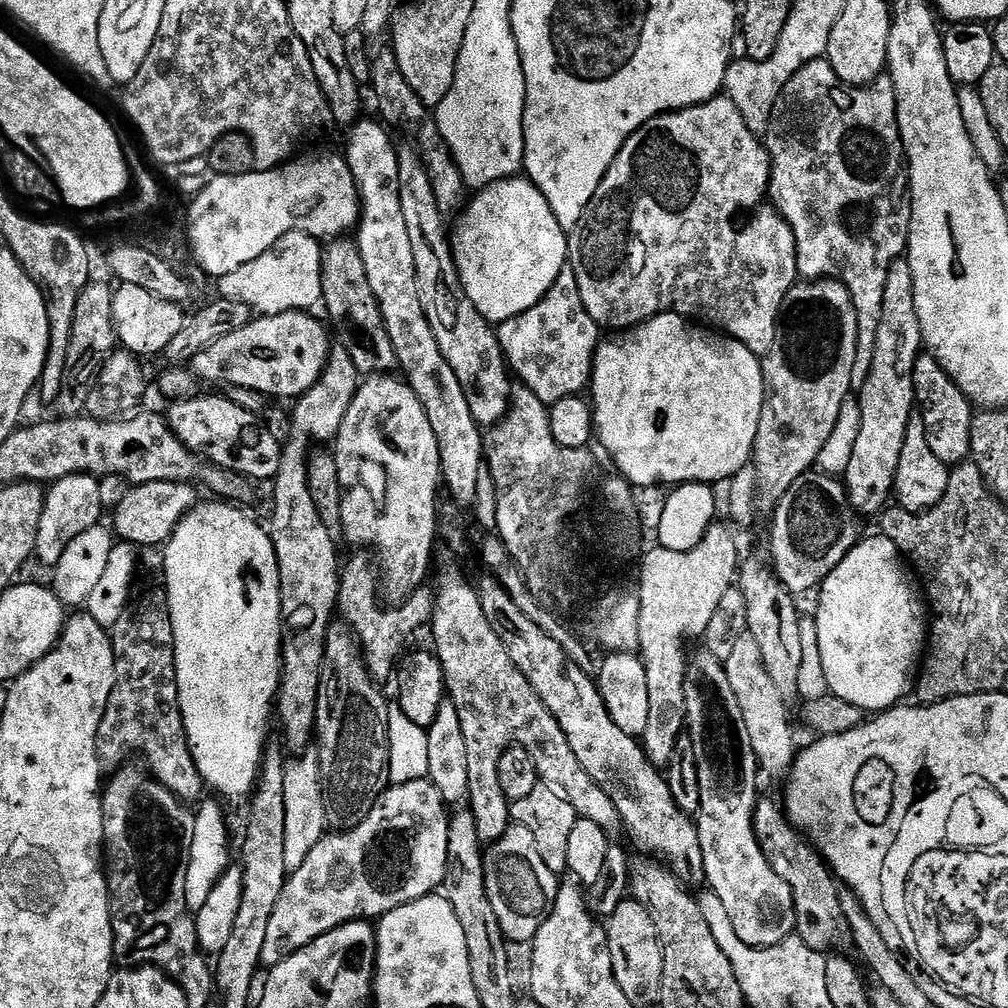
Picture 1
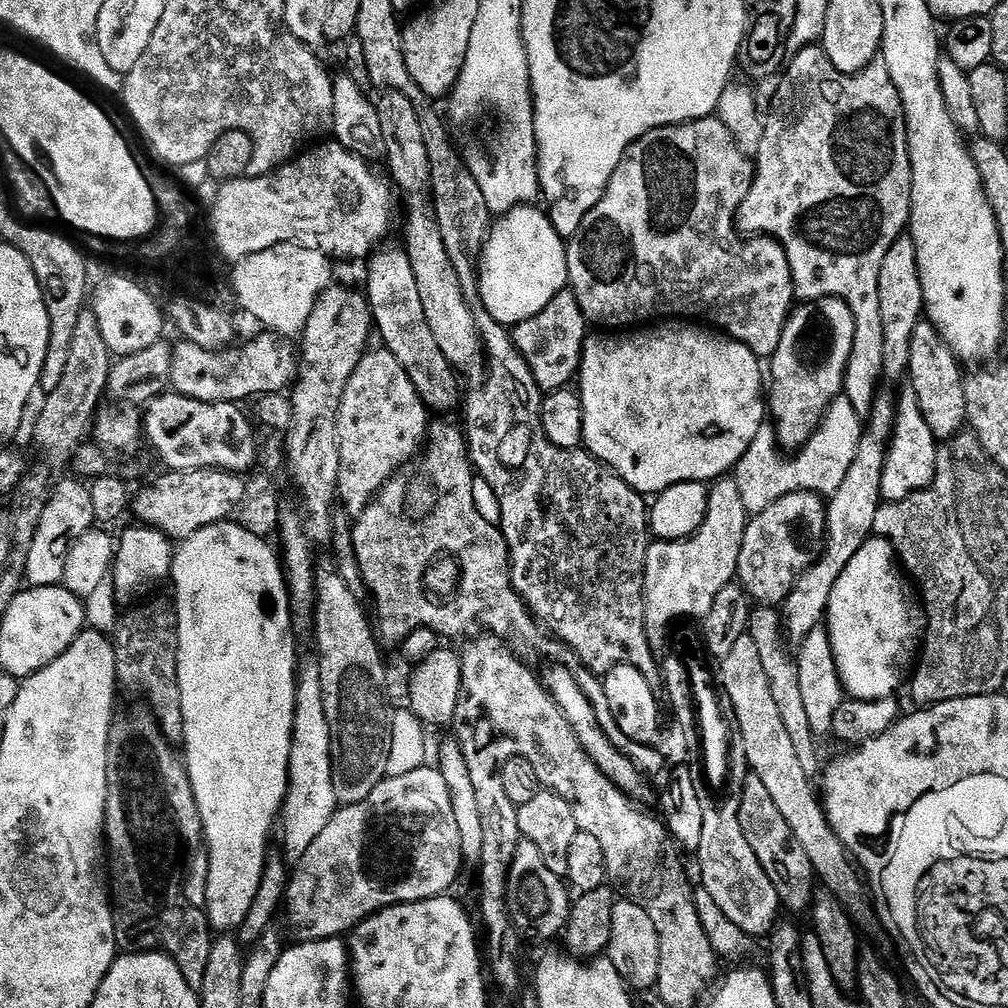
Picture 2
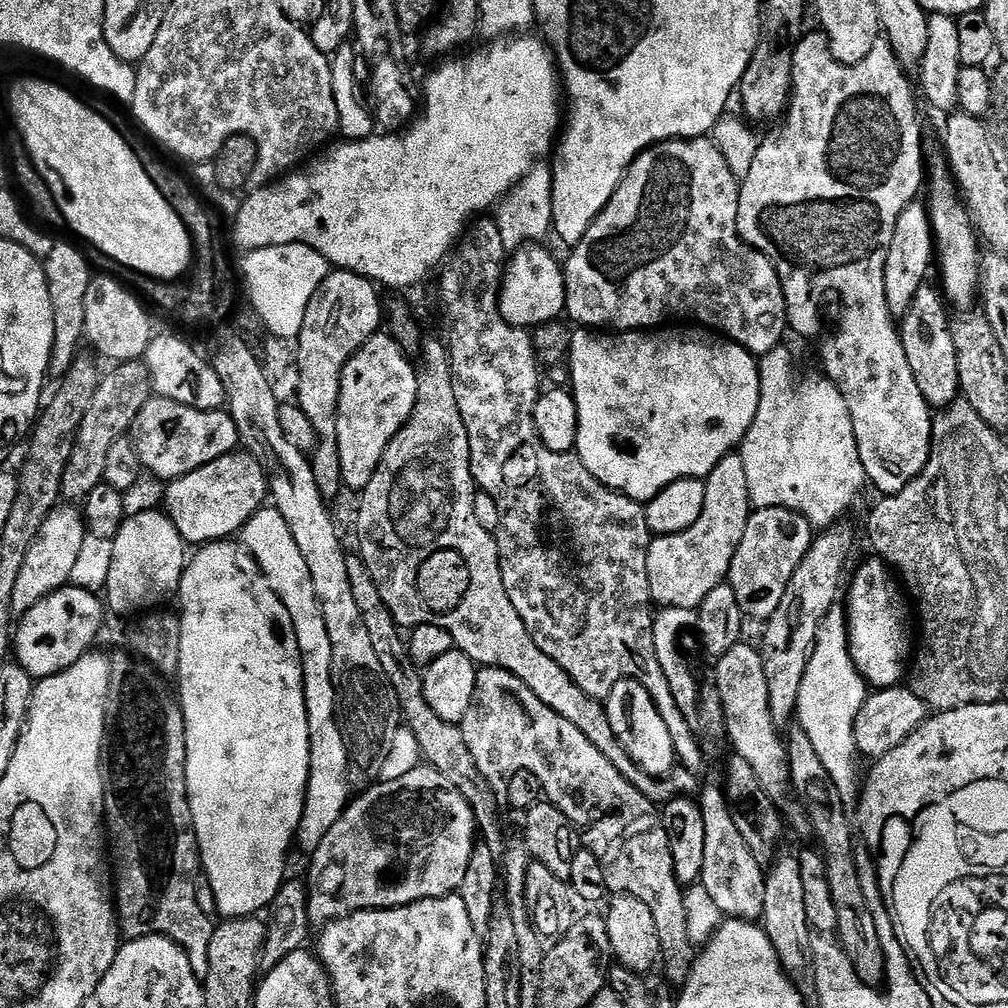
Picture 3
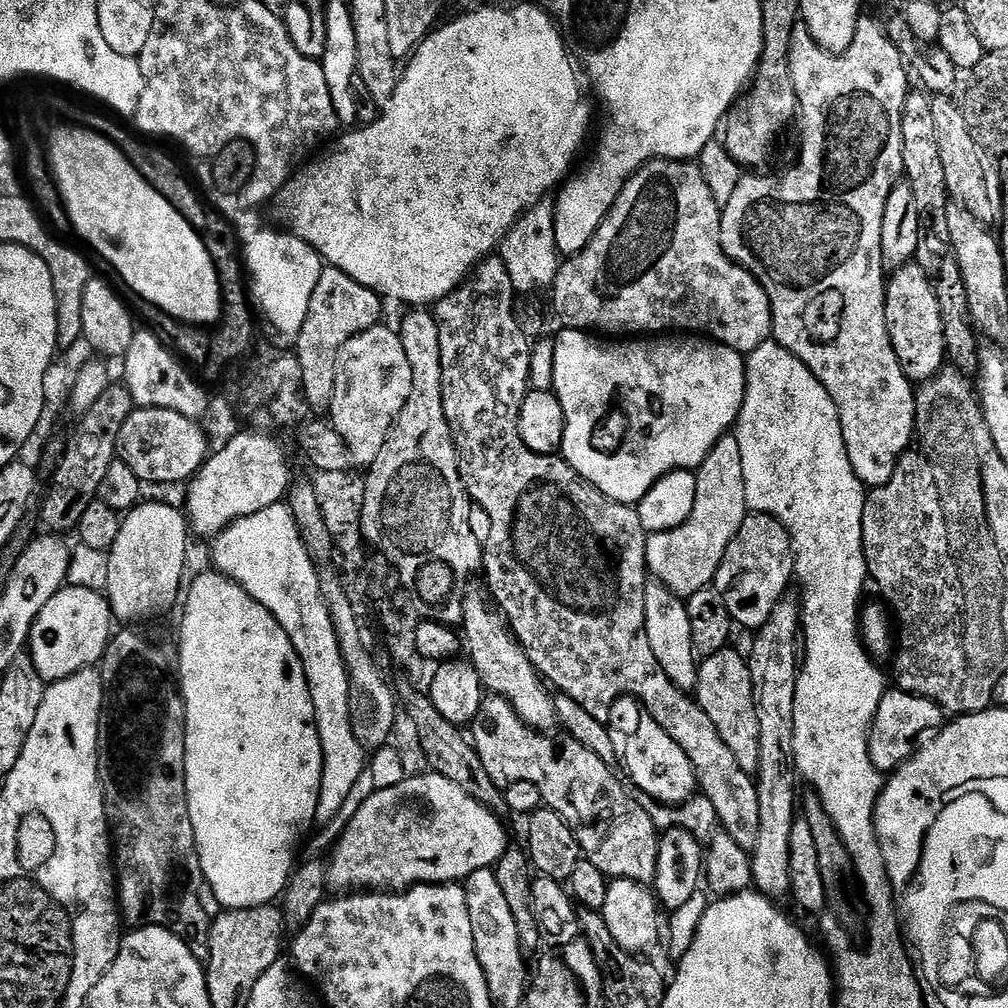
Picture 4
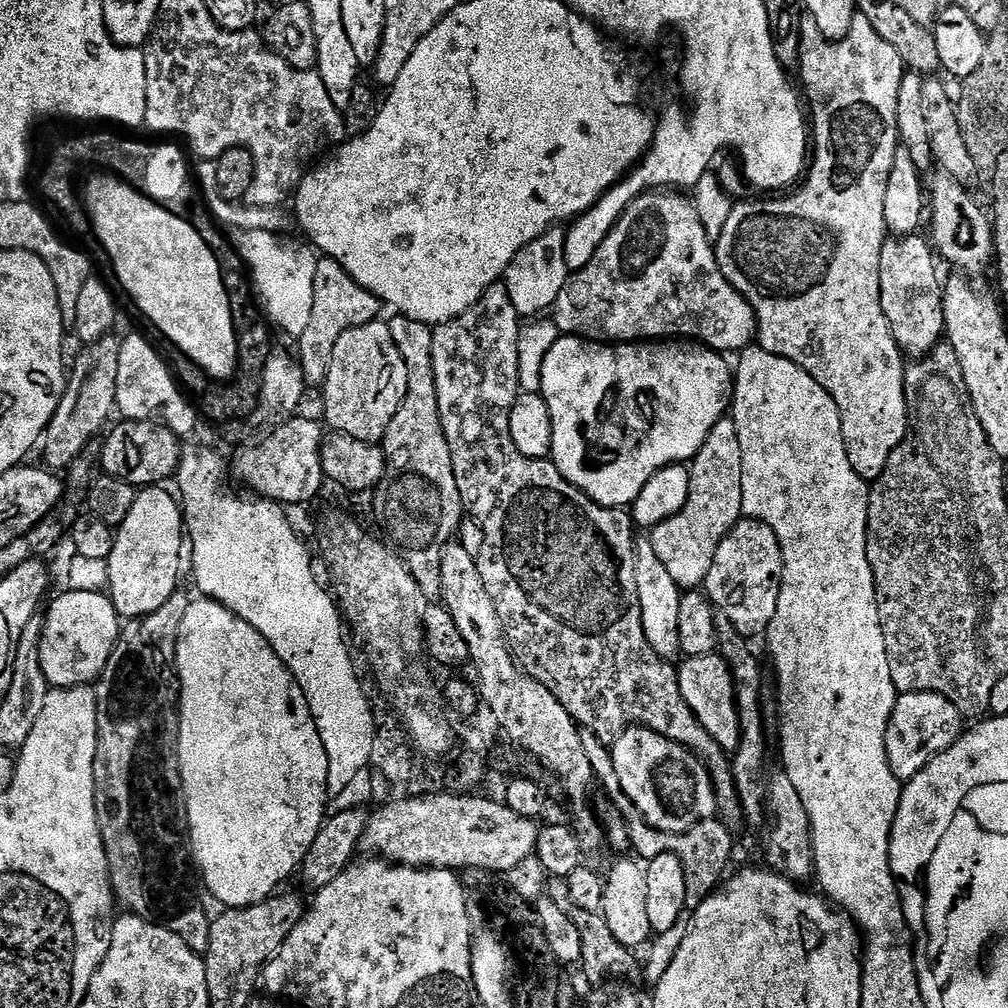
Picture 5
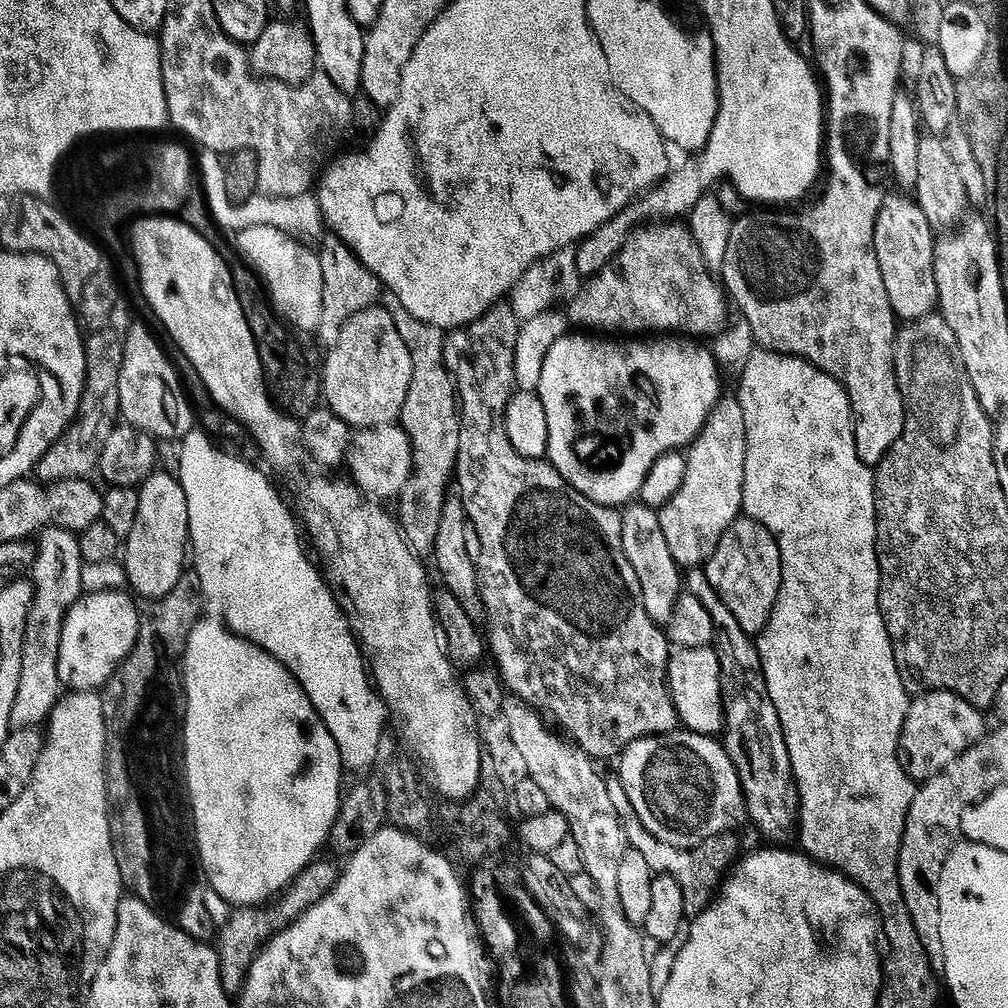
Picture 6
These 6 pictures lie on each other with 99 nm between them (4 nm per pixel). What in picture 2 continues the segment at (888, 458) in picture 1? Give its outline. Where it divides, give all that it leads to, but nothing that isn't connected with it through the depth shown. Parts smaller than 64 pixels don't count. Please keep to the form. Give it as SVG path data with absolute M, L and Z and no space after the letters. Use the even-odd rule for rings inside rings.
M911 235L899 236L882 261L882 270L878 274L878 306L882 310L884 376L903 377L910 366L910 342L914 338L914 330L922 323L925 315L918 254ZM884 394L877 395L872 401L866 416L866 427L860 437L860 445L854 454L854 462L842 486L827 501L828 530L826 543L812 567L807 568L797 579L792 592L782 605L782 623L789 641L803 642L810 630L821 627L825 623L828 610L828 599L834 590L834 582L846 570L846 562L858 554L860 547L873 535L874 514L878 514L882 503L882 470L888 457L888 445L892 431L896 428L897 401Z

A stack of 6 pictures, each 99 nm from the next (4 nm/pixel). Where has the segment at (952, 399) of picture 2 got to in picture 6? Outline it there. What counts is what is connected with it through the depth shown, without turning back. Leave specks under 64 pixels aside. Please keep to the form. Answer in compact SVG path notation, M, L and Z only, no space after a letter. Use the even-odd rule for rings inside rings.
M885 195L873 228L872 252L876 256L886 298L897 321L925 320L937 311L936 283L932 270L934 229L930 222L926 222L926 214L922 214L915 202L902 196Z

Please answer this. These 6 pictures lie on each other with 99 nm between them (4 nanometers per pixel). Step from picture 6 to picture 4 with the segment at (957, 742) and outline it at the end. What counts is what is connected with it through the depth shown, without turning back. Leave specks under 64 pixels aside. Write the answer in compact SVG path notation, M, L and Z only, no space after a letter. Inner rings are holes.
M899 690L885 691L878 712L874 714L872 728L868 732L870 762L874 762L874 766L882 774L895 772L915 754L918 745L925 739L924 731L928 731L928 734L935 733L945 720L944 709L932 700Z

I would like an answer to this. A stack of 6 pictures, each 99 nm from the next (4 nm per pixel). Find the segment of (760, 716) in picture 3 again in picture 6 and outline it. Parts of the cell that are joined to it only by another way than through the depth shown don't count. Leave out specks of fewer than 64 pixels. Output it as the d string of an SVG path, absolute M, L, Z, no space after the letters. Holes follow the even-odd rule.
M715 647L682 648L669 659L666 669L668 695L672 697L672 705L676 708L679 723L689 732L700 736L719 737L724 731L724 703L720 694L720 657Z

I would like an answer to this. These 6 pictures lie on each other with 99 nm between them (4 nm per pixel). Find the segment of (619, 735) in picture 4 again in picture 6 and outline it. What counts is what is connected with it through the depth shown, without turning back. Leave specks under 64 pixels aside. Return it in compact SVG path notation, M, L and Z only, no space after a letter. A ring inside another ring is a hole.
M677 730L667 736L646 736L624 749L619 760L618 778L626 790L632 813L649 834L666 846L693 848L706 842L706 838L727 832L735 833L740 819L745 819L744 791L734 770L734 762L730 762L723 743L713 737L700 736L687 730Z

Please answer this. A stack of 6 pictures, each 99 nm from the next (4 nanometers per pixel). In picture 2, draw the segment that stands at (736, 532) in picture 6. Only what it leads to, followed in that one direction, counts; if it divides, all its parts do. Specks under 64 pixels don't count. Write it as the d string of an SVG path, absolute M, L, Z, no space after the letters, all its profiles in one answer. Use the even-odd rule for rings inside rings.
M791 492L766 506L748 521L736 563L736 580L749 601L760 606L780 606L800 575L816 563L828 530L825 501L814 492Z

